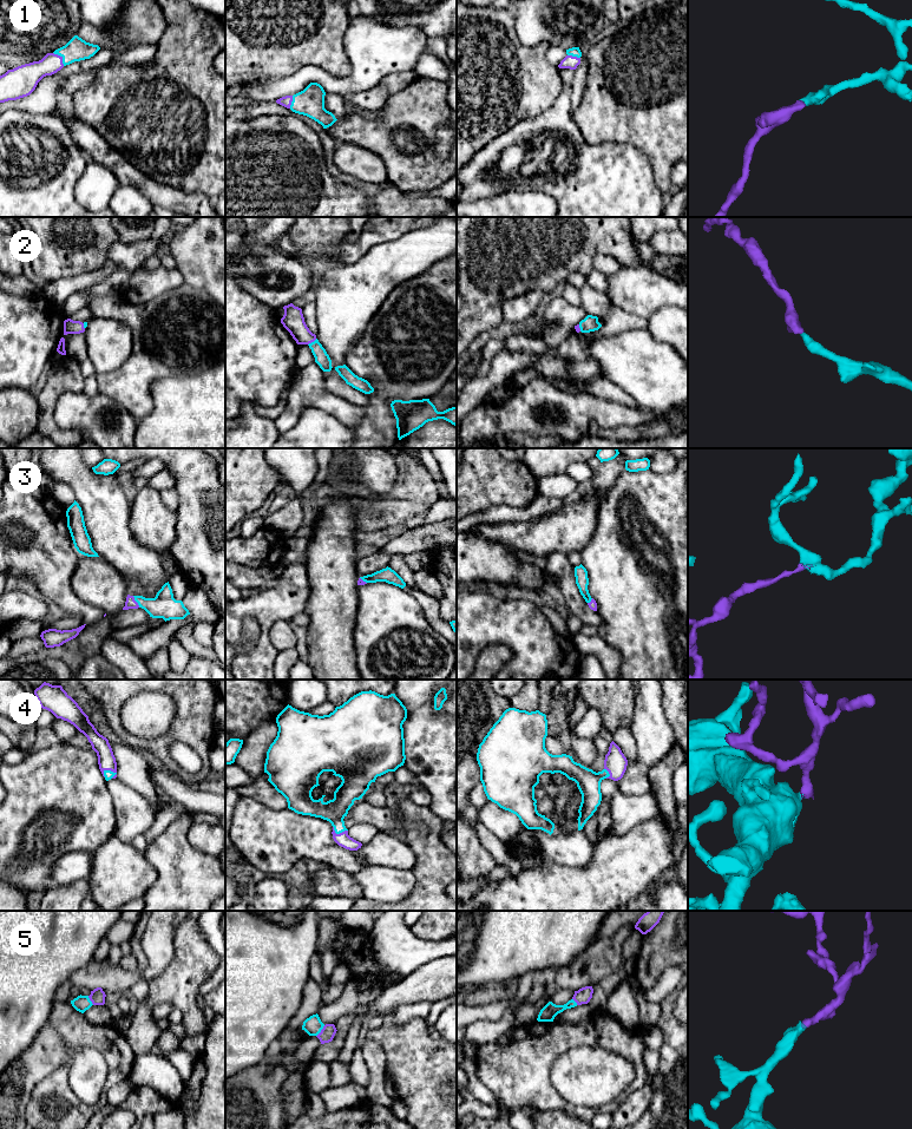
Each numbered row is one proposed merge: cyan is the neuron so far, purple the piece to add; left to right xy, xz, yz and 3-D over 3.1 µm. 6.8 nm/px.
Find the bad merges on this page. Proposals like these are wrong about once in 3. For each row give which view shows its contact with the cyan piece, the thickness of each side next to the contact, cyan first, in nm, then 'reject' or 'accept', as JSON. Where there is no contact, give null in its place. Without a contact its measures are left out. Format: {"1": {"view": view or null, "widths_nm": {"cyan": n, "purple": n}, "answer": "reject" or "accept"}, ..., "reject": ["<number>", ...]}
{"1": {"view": "xy", "widths_nm": {"cyan": 160, "purple": 150}, "answer": "accept"}, "2": {"view": "xz", "widths_nm": {"cyan": 100, "purple": 150}, "answer": "accept"}, "3": {"view": "xy", "widths_nm": {"cyan": 170, "purple": 70}, "answer": "accept"}, "4": {"view": "xy", "widths_nm": {"cyan": 60, "purple": 120}, "answer": "accept"}, "5": {"view": "xz", "widths_nm": {"cyan": 130, "purple": 100}, "answer": "accept"}, "reject": []}

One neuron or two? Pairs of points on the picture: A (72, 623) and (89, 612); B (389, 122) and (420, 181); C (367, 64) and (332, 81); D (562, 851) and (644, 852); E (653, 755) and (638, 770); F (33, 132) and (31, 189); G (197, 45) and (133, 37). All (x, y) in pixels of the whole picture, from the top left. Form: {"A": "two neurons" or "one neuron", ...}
{"A": "two neurons", "B": "one neuron", "C": "one neuron", "D": "two neurons", "E": "two neurons", "F": "one neuron", "G": "two neurons"}

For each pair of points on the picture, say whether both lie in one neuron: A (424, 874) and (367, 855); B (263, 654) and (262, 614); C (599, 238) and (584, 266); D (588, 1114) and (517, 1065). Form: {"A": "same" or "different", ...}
{"A": "different", "B": "same", "C": "same", "D": "same"}

